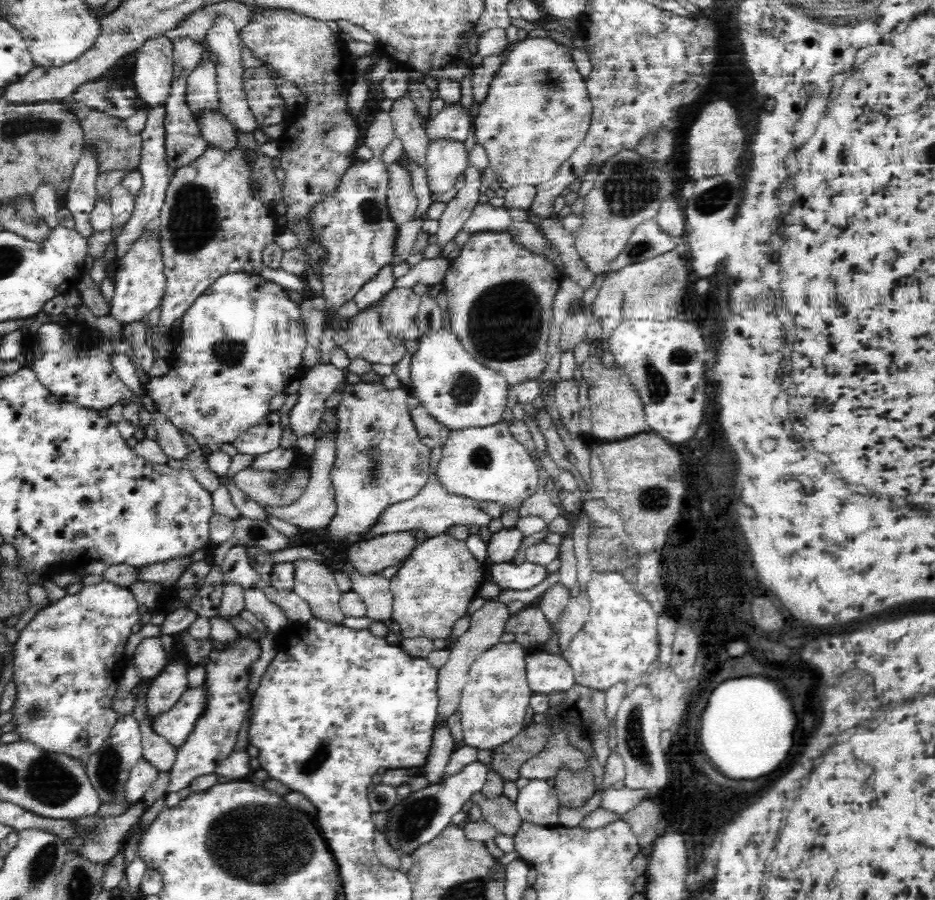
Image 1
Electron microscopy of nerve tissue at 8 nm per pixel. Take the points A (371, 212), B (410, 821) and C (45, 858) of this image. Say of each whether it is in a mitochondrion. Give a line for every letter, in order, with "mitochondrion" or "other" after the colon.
A: mitochondrion
B: mitochondrion
C: mitochondrion

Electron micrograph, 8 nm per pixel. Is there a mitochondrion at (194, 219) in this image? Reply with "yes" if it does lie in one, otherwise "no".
yes

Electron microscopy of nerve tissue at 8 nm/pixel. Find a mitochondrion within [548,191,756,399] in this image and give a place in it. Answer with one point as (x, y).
(637, 248)

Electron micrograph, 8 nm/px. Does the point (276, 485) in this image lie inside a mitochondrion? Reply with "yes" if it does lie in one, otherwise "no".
yes

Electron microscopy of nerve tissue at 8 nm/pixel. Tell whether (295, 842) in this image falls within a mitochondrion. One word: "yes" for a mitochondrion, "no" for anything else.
no

